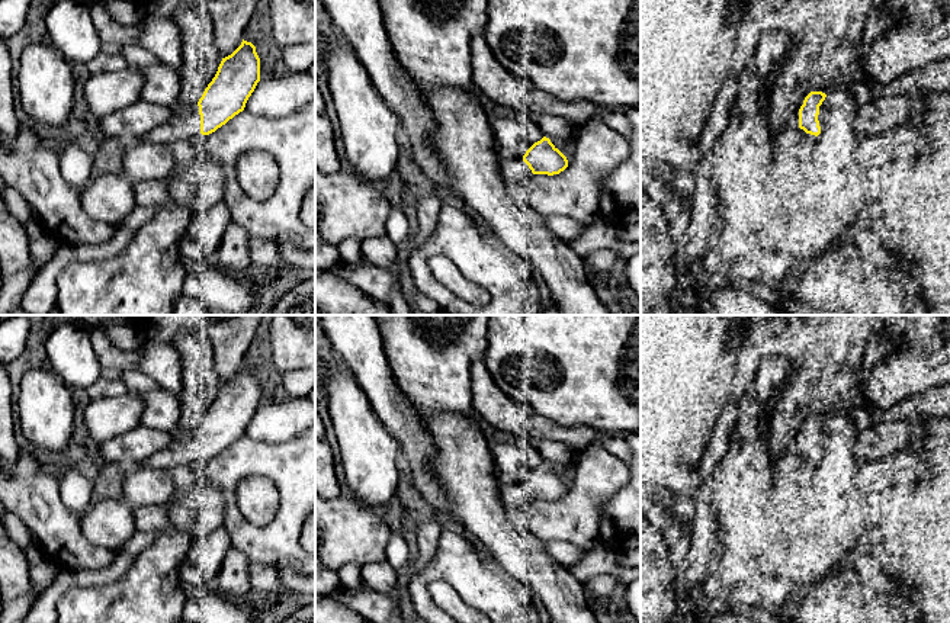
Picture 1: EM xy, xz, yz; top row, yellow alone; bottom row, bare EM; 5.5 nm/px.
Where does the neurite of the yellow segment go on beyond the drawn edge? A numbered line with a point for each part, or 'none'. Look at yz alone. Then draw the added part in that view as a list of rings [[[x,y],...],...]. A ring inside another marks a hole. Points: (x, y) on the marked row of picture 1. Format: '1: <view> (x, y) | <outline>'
1: yz (824, 116) | [[[827,99],[819,106],[818,121],[819,121],[819,126],[821,126],[821,134],[824,134],[825,129],[831,125],[829,105],[828,105]]]

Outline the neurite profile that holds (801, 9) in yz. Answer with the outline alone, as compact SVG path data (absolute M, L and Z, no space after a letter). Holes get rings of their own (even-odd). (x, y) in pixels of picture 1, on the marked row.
M787 0L790 4L789 15L789 33L800 38L806 17L811 15L812 9L818 4L819 0Z

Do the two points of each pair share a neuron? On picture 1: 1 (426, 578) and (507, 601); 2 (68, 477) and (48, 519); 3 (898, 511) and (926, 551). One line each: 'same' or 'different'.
1: same
2: different
3: same

